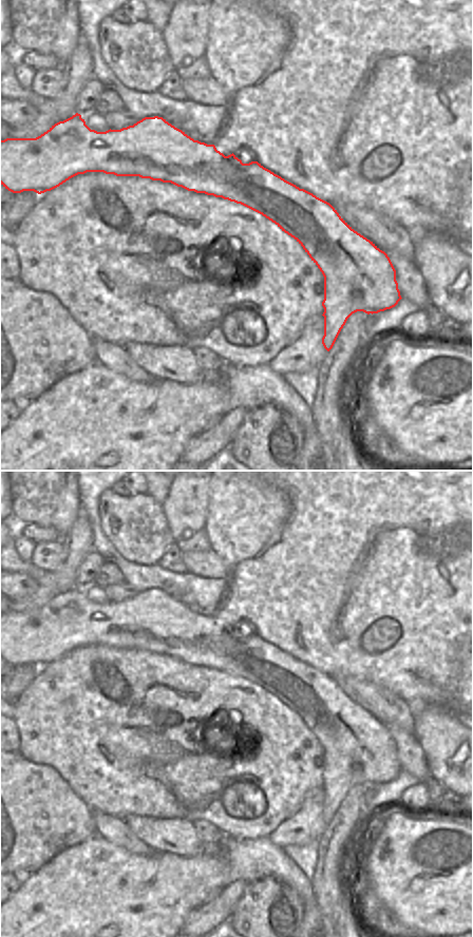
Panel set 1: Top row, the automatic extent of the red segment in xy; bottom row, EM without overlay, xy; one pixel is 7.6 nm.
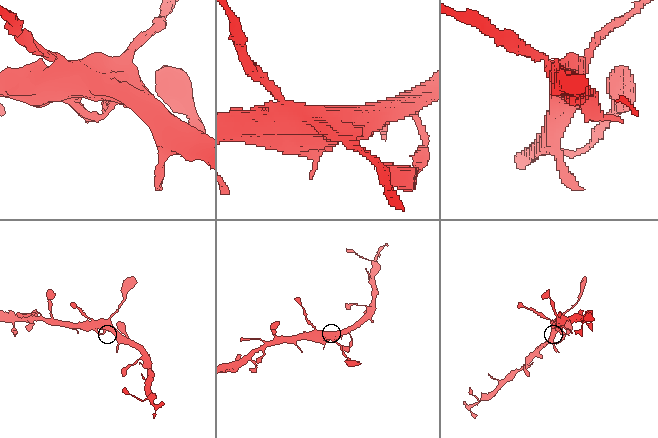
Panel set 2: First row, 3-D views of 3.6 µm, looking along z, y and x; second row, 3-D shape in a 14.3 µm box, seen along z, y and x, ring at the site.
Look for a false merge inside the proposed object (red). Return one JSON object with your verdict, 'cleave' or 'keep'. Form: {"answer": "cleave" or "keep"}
{"answer": "keep"}

